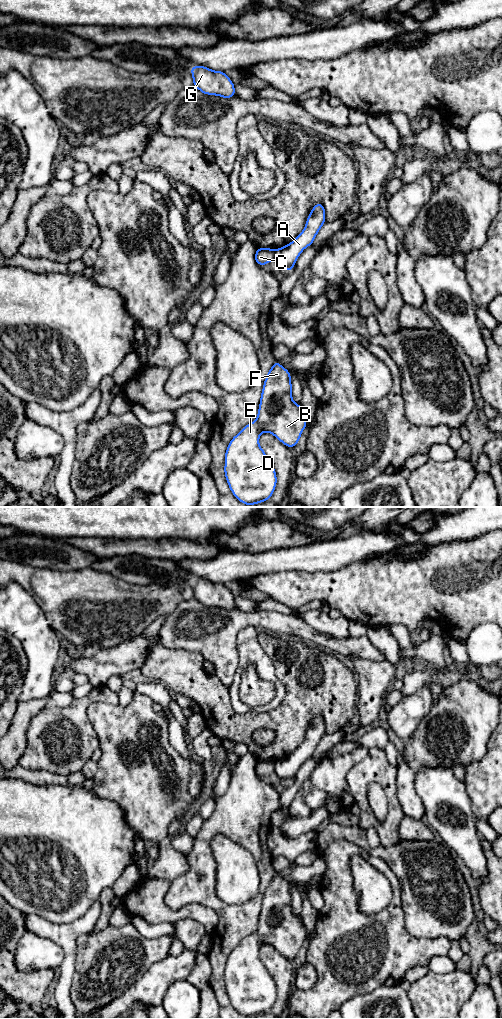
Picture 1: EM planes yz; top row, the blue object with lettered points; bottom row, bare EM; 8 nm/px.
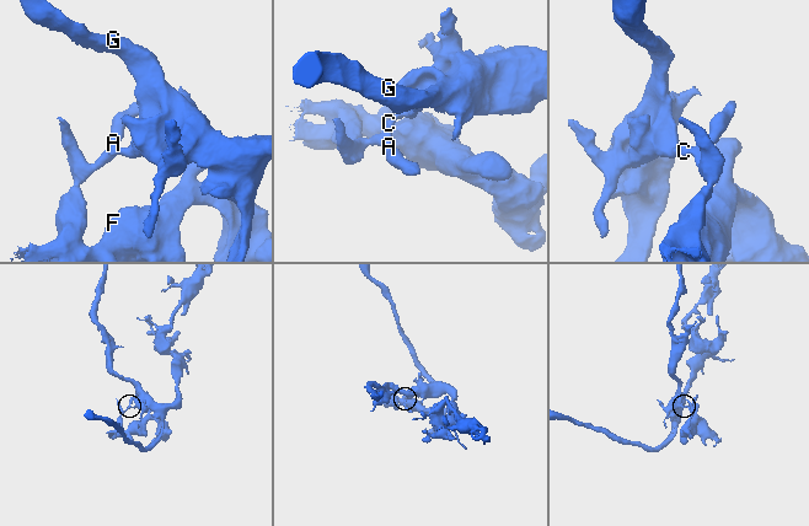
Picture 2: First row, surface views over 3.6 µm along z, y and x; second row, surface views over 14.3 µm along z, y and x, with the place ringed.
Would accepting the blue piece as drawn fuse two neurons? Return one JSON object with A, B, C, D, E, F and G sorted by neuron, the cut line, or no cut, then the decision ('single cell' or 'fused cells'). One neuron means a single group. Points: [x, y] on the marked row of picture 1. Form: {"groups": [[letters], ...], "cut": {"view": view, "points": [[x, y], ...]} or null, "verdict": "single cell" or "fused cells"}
{"groups": [["A", "B", "D", "E", "F"], ["C", "G"]], "cut": {"view": "yz", "points": [[273, 250], [274, 259]]}, "verdict": "fused cells"}

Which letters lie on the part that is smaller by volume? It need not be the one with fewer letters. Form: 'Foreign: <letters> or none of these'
Foreign: A, B, D, E, F

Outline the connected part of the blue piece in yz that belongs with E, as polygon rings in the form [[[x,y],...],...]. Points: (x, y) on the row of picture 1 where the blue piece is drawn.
[[[275,361],[264,381],[257,419],[233,437],[225,453],[225,477],[230,490],[240,502],[247,506],[264,502],[271,498],[276,487],[275,468],[259,446],[259,436],[263,432],[271,433],[284,445],[292,448],[298,443],[306,426],[301,405],[292,400],[290,372]]]

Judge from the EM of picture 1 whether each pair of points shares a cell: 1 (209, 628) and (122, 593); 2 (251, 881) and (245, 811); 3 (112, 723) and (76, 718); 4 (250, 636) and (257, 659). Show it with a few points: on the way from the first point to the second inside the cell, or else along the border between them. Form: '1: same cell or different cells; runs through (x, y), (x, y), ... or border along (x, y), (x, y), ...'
1: different cells; border along (190, 599), (184, 599), (167, 616)
2: different cells; border along (228, 839), (241, 845), (252, 856), (257, 874)
3: different cells; border along (104, 701), (91, 703), (87, 708), (99, 742)
4: same cell; runs through (250, 642), (250, 650), (253, 653)

